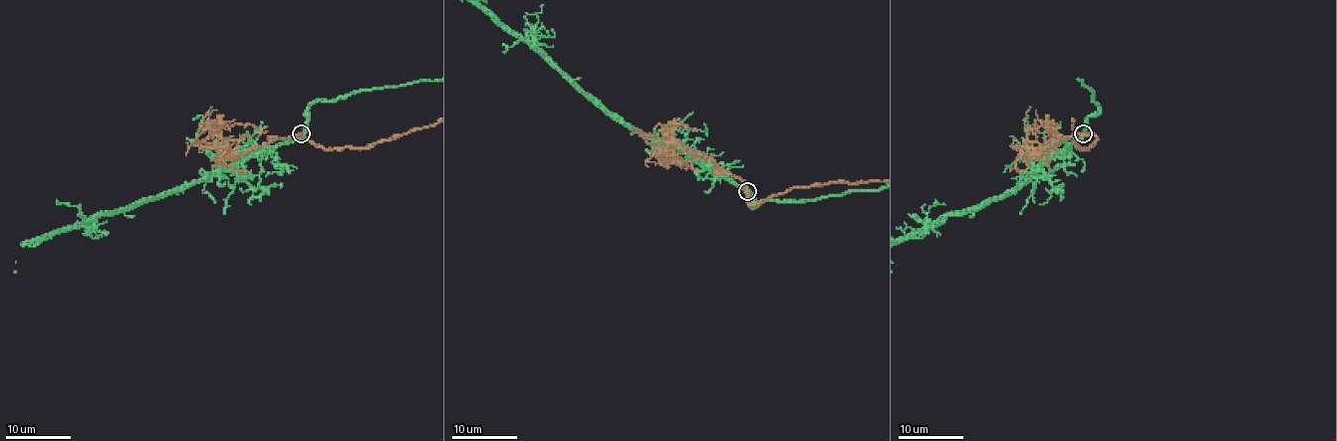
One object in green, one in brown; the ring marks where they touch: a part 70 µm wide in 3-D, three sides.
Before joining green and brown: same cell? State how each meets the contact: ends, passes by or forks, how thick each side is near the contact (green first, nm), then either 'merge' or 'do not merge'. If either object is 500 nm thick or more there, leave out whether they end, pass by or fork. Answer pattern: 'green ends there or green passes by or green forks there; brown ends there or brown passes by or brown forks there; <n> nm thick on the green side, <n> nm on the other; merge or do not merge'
green passes by; brown passes by; 400 nm thick on the green side, 400 nm on the other; do not merge

